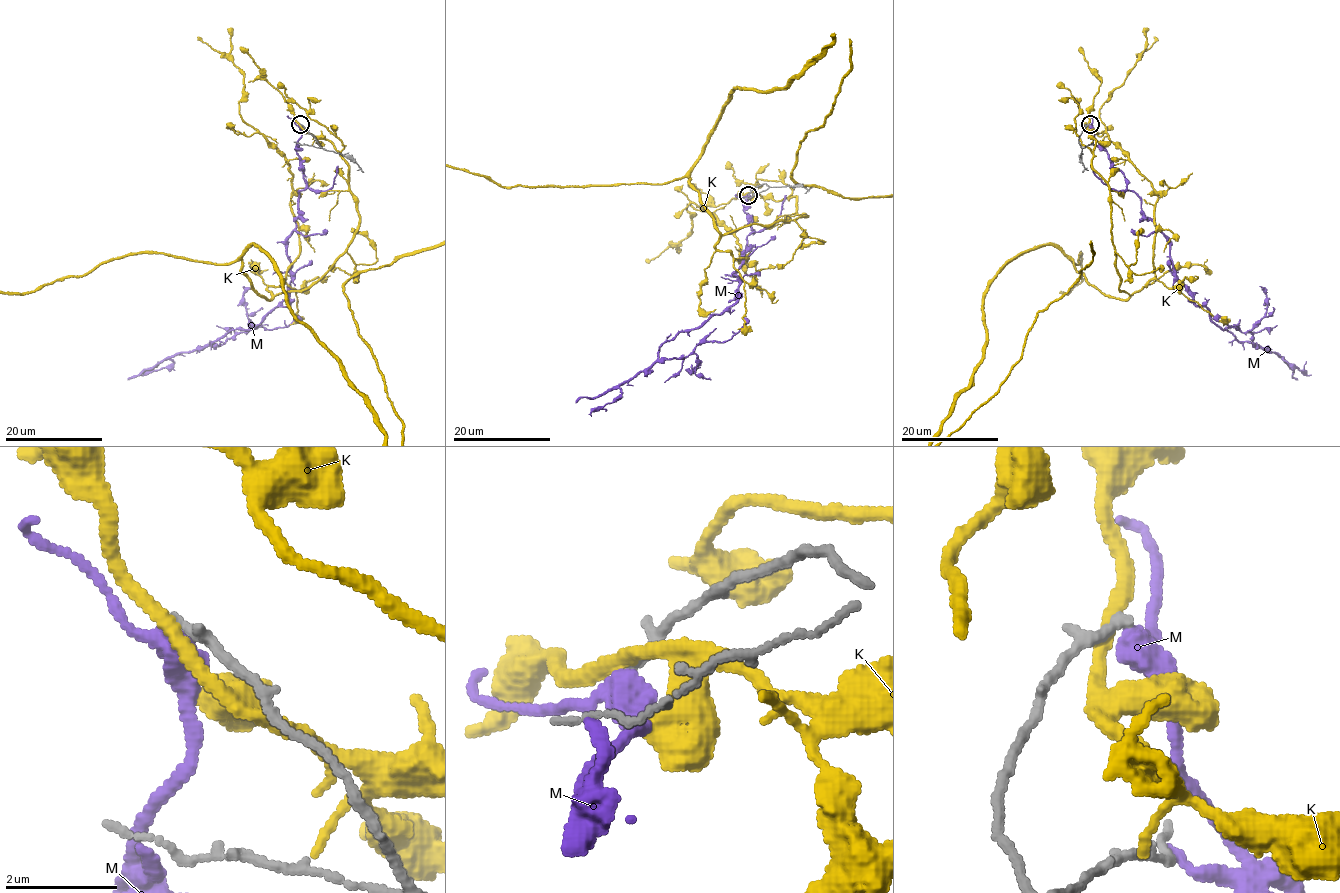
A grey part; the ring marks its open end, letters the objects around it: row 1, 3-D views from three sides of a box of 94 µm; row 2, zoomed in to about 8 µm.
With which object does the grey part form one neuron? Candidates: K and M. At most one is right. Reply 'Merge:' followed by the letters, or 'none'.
Merge: none

